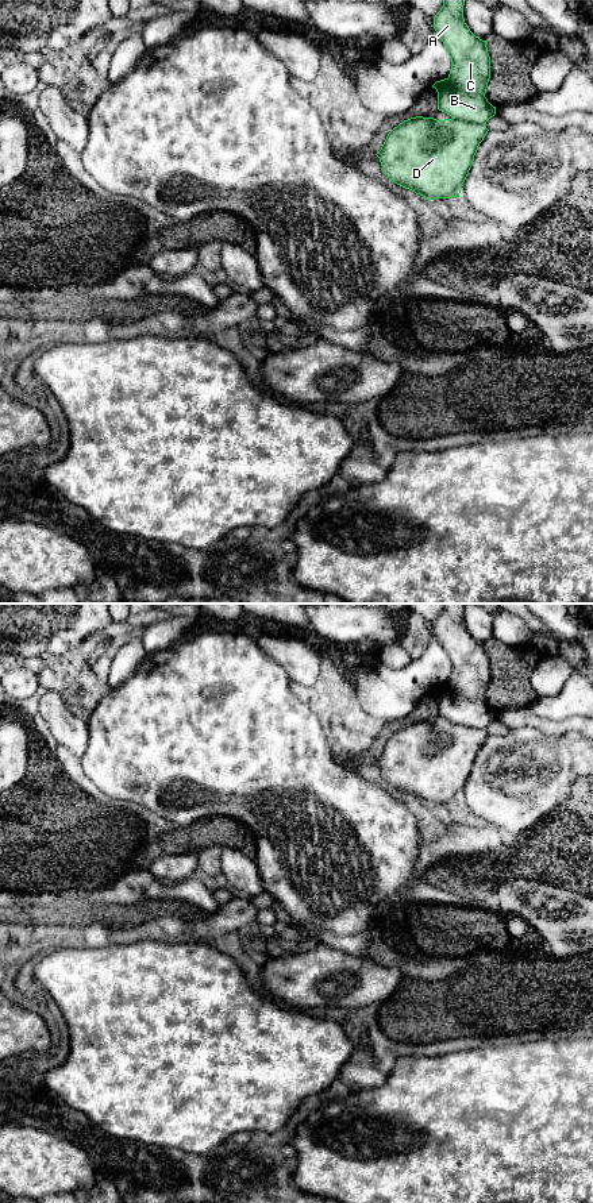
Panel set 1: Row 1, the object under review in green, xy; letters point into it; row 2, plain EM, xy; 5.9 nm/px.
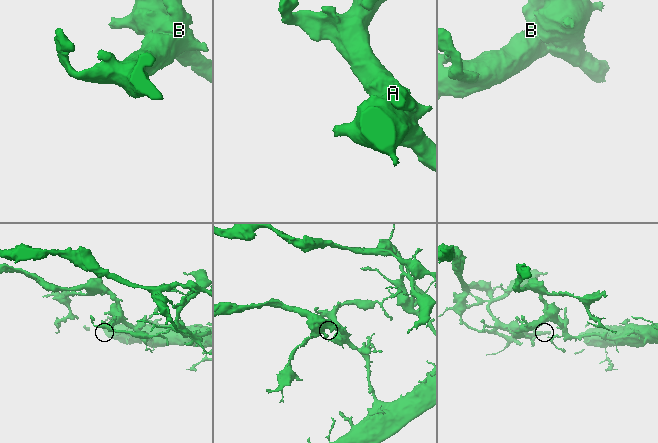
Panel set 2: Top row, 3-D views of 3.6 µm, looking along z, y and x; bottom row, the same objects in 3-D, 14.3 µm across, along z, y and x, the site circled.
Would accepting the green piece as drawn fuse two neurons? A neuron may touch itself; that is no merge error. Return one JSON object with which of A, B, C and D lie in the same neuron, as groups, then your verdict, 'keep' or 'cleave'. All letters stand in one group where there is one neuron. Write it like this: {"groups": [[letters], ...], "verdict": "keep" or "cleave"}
{"groups": [["A", "C", "D"], ["B"]], "verdict": "cleave"}

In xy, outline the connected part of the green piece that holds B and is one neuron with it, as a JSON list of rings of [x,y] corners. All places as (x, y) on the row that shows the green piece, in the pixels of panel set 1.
[[[448,78],[436,81],[432,88],[438,92],[438,109],[453,119],[485,124],[496,115],[496,107],[486,97],[469,96],[454,88]]]

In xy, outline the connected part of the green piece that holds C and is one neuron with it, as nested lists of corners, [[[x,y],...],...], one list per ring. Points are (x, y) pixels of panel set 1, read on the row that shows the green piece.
[[[443,0],[434,28],[451,58],[450,84],[473,97],[485,97],[490,78],[486,42],[475,36],[463,19],[465,0]]]

